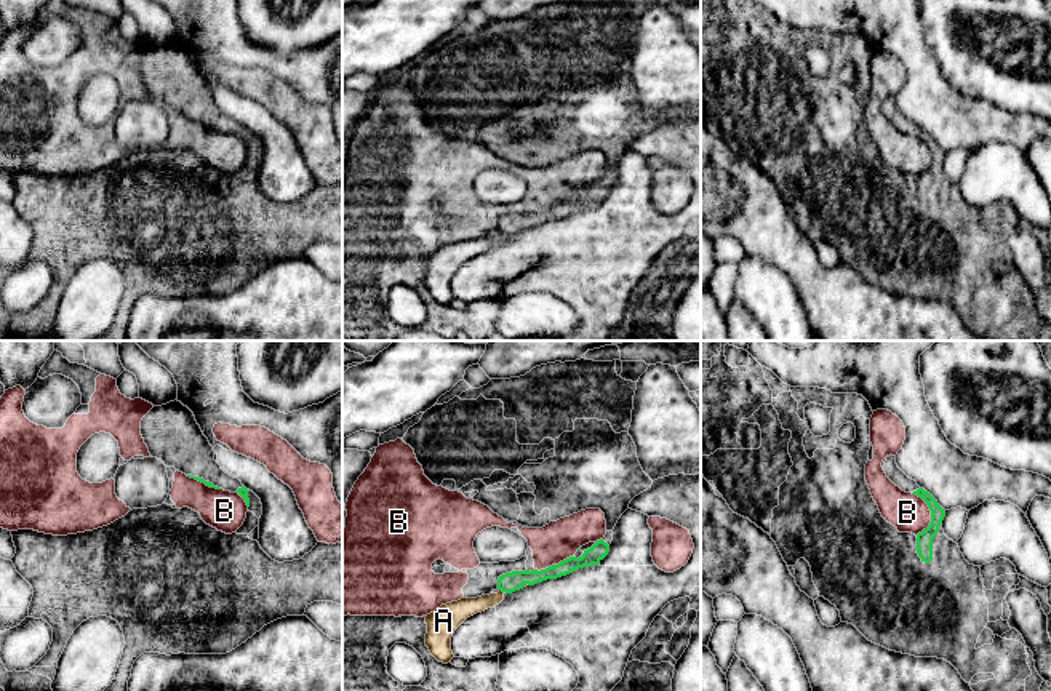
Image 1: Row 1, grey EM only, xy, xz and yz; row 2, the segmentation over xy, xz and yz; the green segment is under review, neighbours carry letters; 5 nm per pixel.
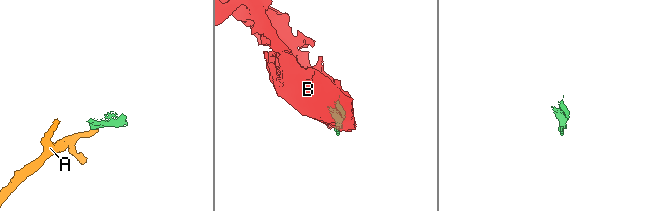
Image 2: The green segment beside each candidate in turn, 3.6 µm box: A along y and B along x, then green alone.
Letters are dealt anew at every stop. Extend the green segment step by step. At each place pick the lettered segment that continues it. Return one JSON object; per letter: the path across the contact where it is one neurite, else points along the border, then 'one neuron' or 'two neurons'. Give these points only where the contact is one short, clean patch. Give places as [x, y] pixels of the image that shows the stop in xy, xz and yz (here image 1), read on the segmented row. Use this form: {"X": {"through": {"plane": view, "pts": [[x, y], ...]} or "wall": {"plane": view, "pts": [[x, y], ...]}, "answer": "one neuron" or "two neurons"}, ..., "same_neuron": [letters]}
{"A": {"wall": {"plane": "xz", "pts": [[499, 589], [503, 592]]}, "answer": "two neurons"}, "B": {"wall": {"plane": "yz", "pts": [[911, 493], [915, 493], [930, 511], [930, 523], [917, 535]]}, "answer": "two neurons"}, "same_neuron": []}

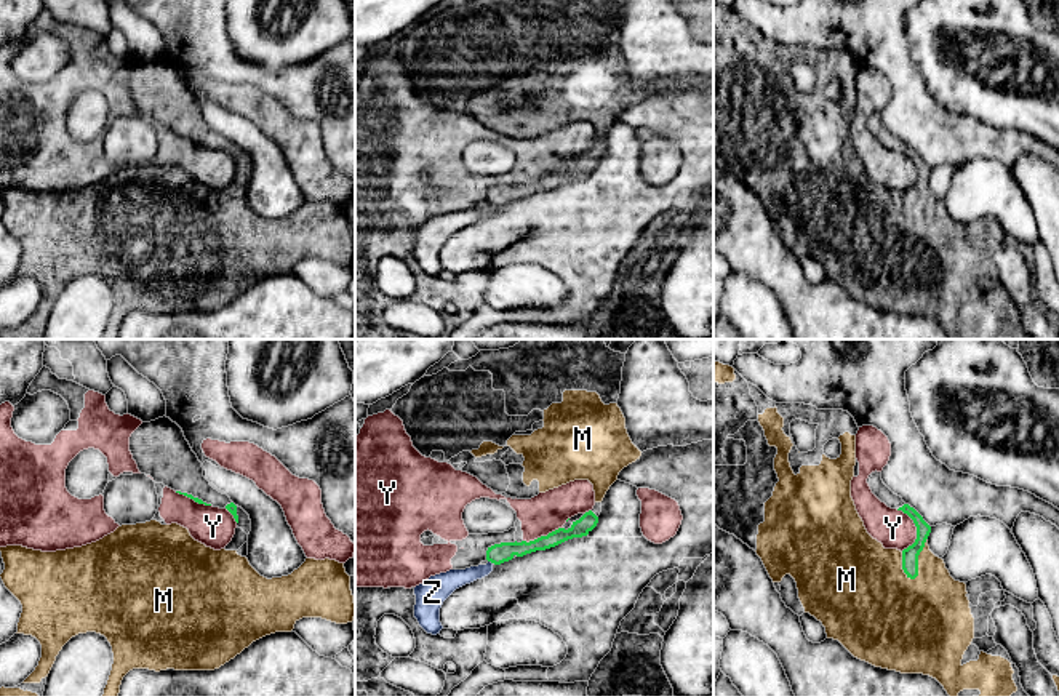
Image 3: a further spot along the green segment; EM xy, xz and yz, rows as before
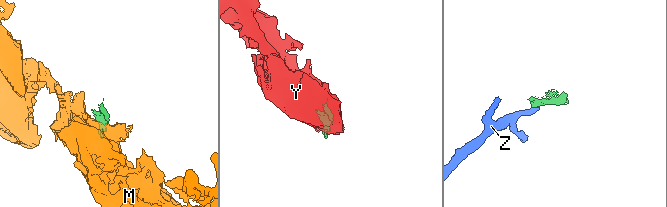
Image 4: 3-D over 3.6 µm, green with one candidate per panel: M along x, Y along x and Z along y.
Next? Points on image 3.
{"M": {"answer": "one neuron"}, "Y": {"wall": {"plane": "yz", "pts": [[896, 509], [901, 509], [915, 527], [915, 540], [903, 551]]}, "answer": "two neurons"}, "Z": {"wall": {"plane": "xz", "pts": [[488, 560], [491, 564]]}, "answer": "two neurons"}, "same_neuron": ["M"]}

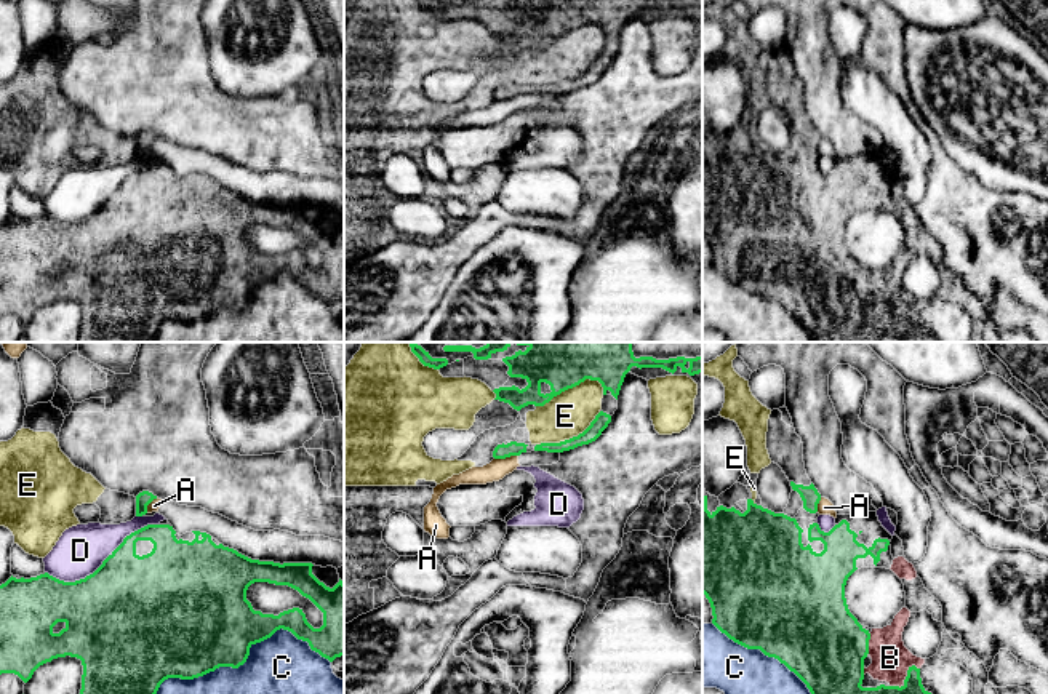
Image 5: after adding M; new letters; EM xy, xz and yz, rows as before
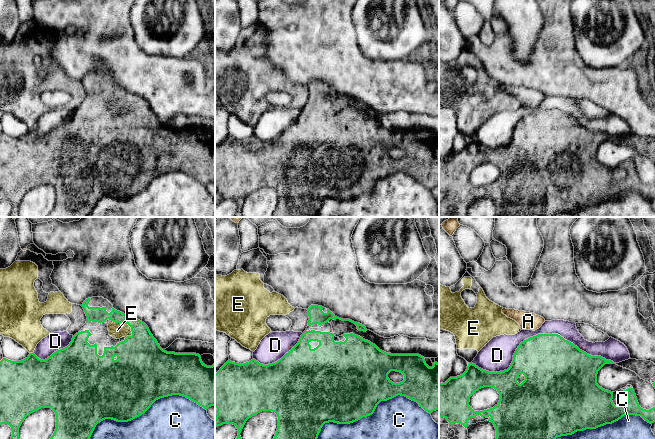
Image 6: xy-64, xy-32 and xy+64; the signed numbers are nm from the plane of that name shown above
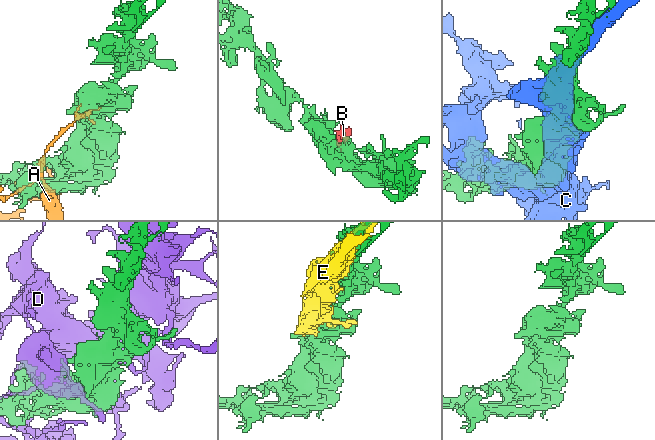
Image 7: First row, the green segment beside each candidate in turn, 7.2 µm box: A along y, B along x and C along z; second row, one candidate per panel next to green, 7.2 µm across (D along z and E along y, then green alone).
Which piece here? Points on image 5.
{"A": {"answer": "two neurons"}, "B": {"answer": "one neuron"}, "C": {"answer": "two neurons"}, "D": {"answer": "two neurons"}, "E": {"answer": "two neurons"}, "same_neuron": ["B"]}

